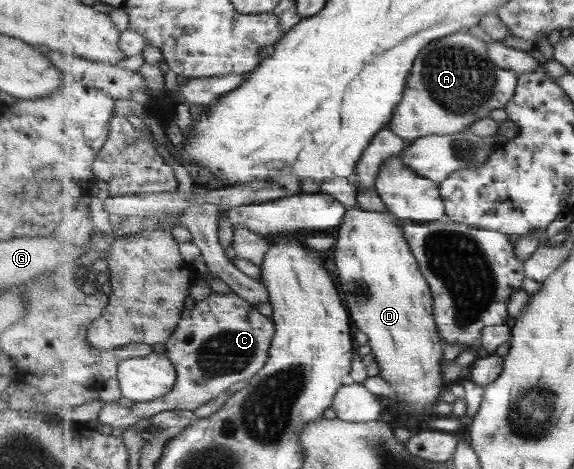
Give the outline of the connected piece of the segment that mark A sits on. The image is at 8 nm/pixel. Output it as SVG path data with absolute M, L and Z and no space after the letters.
M459 32L432 42L418 54L415 70L411 72L407 94L397 109L389 124L393 132L399 134L403 140L413 144L418 139L432 135L450 135L461 132L479 120L491 117L491 113L498 109L505 109L516 96L519 76L513 71L503 70L493 64L488 45L474 35Z

